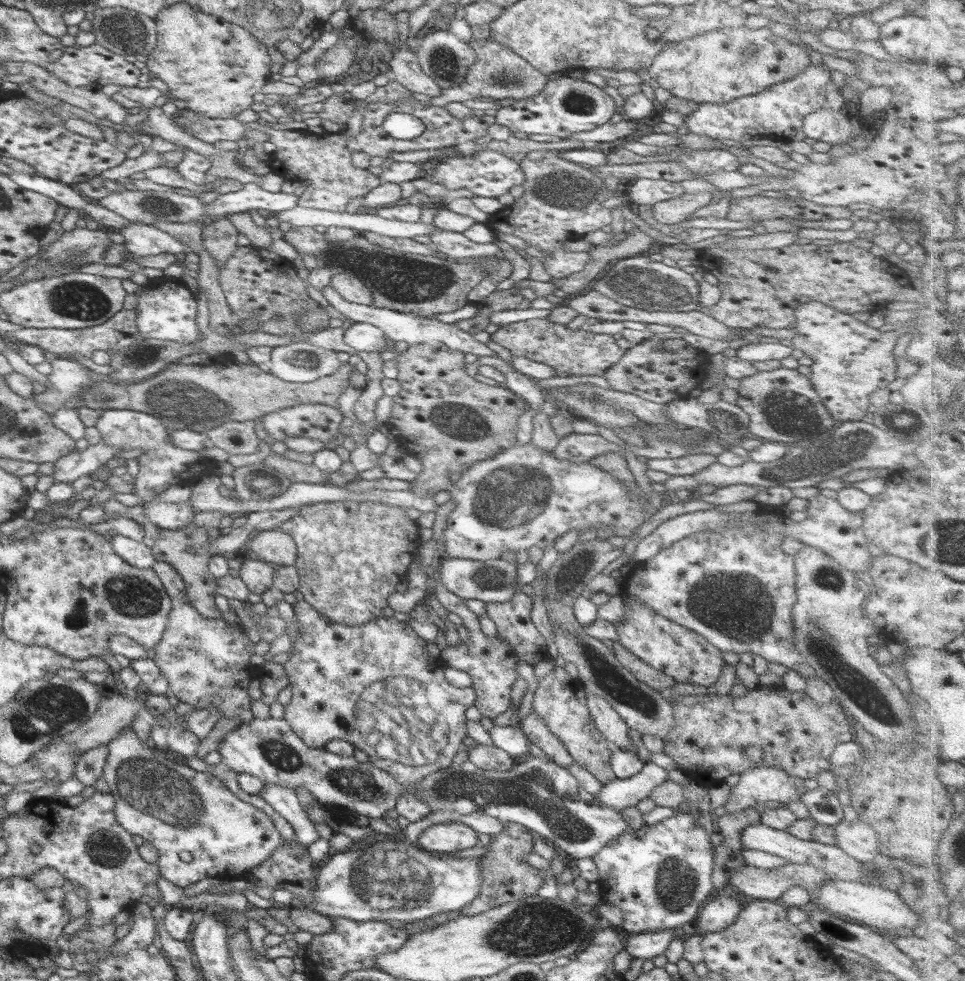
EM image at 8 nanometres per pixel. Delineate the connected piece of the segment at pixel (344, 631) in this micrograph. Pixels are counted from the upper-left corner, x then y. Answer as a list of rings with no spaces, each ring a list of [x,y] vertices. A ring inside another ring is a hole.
[[[303,599],[293,603],[292,610],[299,629],[290,643],[291,656],[282,664],[291,685],[291,700],[283,707],[284,722],[309,749],[322,749],[327,742],[341,740],[365,752],[368,761],[400,785],[401,798],[394,805],[397,814],[410,823],[423,819],[430,810],[411,793],[410,786],[453,763],[465,742],[465,710],[474,704],[475,691],[471,686],[454,687],[445,680],[443,660],[427,652],[426,641],[407,622],[379,616],[369,622],[345,626],[321,616]],[[358,651],[365,654],[363,660],[356,658]]]

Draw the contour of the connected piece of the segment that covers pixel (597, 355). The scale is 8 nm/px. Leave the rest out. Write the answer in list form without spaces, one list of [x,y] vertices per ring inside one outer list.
[[[528,319],[500,326],[490,335],[490,340],[507,348],[512,356],[523,356],[533,362],[541,362],[551,368],[555,377],[599,376],[624,354],[611,335],[571,331],[566,326],[552,324],[546,319]]]

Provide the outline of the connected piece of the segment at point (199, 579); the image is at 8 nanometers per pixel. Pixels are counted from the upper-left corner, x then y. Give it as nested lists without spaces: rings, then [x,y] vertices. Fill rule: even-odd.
[[[191,522],[177,531],[162,531],[159,529],[158,537],[152,550],[156,561],[170,564],[185,584],[185,594],[189,606],[193,607],[204,619],[221,618],[221,612],[213,603],[213,595],[216,593],[216,578],[207,569],[207,562],[213,556],[205,546],[220,538],[220,533],[213,527],[200,527]]]

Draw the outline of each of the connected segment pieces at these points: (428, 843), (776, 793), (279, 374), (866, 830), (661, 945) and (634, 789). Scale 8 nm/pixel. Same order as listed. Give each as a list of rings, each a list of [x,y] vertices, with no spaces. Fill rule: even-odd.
[[[439,822],[421,830],[415,846],[428,854],[454,853],[479,844],[473,828],[461,822]]]
[[[762,764],[739,775],[736,786],[723,805],[727,813],[743,812],[763,805],[765,802],[788,804],[799,801],[794,784],[789,775],[773,766],[765,768]]]
[[[300,341],[274,347],[268,372],[278,380],[304,384],[333,374],[339,365],[335,352]]]
[[[842,819],[831,827],[834,830],[837,848],[857,863],[870,863],[879,853],[877,849],[878,835],[865,822]]]
[[[679,928],[629,934],[624,941],[623,949],[627,951],[627,955],[631,955],[631,958],[649,960],[659,956],[667,948],[667,944],[678,937],[680,937]]]
[[[648,762],[644,764],[638,774],[625,779],[615,778],[612,782],[603,785],[601,791],[595,795],[595,798],[598,802],[601,802],[603,806],[609,806],[609,809],[614,812],[621,813],[625,807],[636,807],[637,802],[648,798],[649,794],[667,779],[668,777],[665,770]]]

